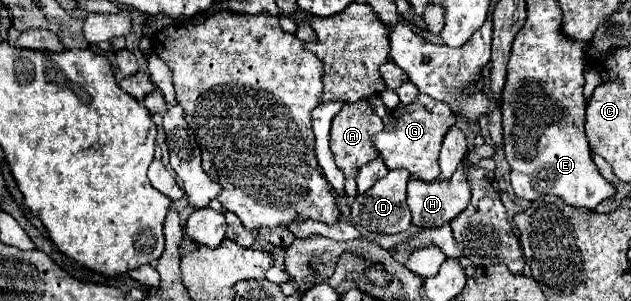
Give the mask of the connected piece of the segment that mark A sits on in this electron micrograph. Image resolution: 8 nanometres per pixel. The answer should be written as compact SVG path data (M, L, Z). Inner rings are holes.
M367 100L355 102L355 104L345 104L341 112L333 118L331 126L331 152L335 156L335 164L345 172L345 192L349 196L357 194L355 178L357 170L367 164L373 158L379 158L377 148L373 148L373 136L383 130L383 120L373 112L371 104Z

